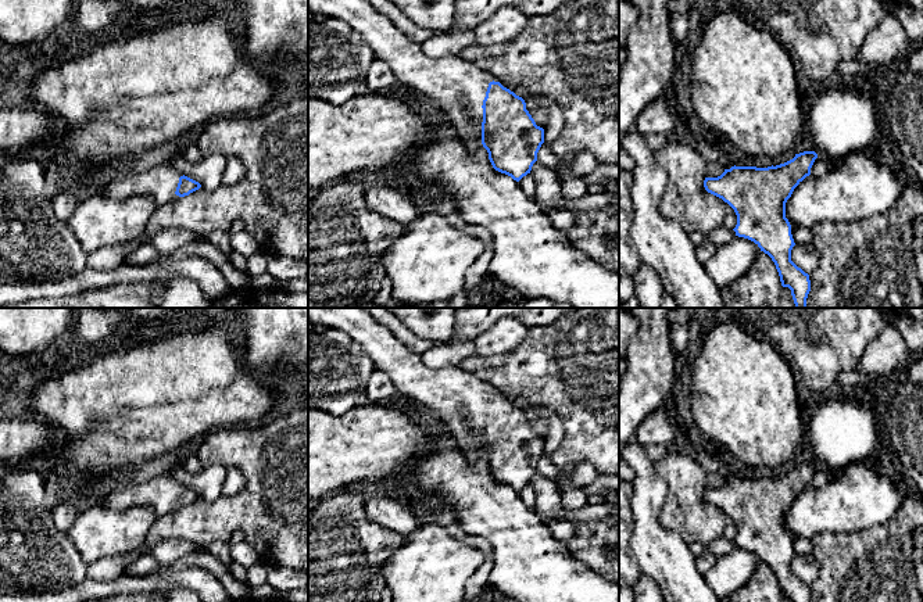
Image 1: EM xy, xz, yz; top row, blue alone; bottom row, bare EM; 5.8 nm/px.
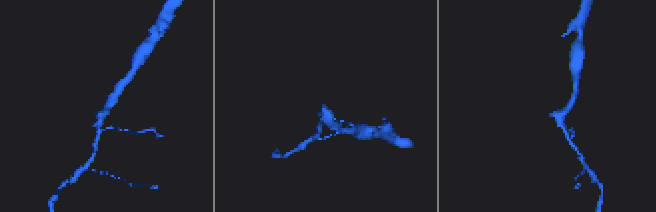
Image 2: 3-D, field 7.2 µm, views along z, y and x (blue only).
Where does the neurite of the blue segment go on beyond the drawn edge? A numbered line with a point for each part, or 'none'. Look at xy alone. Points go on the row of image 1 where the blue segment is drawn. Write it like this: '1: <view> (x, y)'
1: xy (160, 182)

